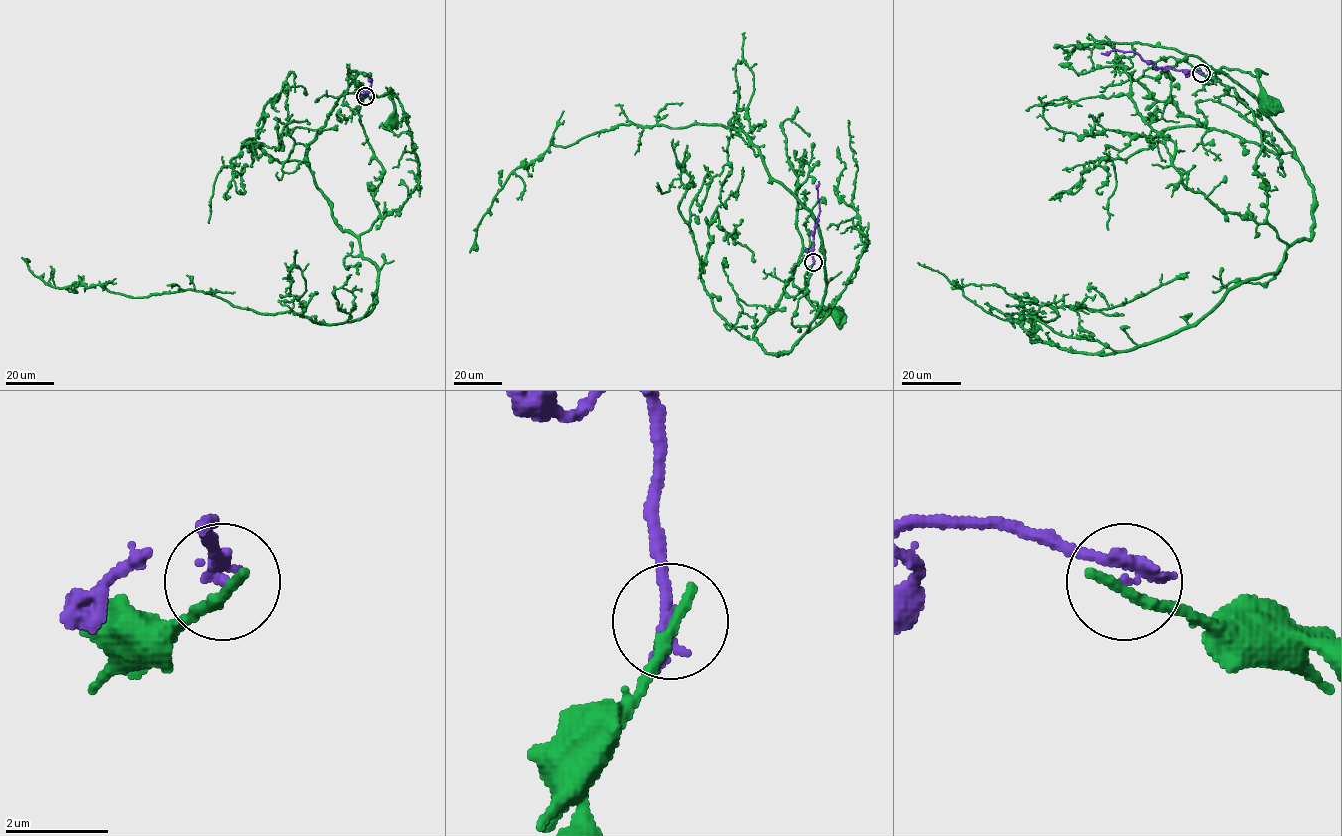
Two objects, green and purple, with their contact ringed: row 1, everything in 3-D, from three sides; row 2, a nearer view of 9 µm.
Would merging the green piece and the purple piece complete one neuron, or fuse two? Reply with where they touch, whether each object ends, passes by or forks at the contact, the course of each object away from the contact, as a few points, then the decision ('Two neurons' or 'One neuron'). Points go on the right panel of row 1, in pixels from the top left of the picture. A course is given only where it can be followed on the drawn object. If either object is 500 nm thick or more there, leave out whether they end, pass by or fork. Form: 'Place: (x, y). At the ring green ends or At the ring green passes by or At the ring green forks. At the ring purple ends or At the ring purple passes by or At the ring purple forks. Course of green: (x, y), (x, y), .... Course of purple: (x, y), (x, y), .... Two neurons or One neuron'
Place: (1201, 73). At the ring green ends. At the ring purple ends. Course of green: (1200, 73), (1252, 112), (1266, 222), (1293, 244), (1311, 237), (1313, 187), (1220, 69), (1264, 72), (1268, 106). Course of purple: (1201, 73), (1154, 67), (1134, 52), (1112, 50), (1101, 53). Two neurons

